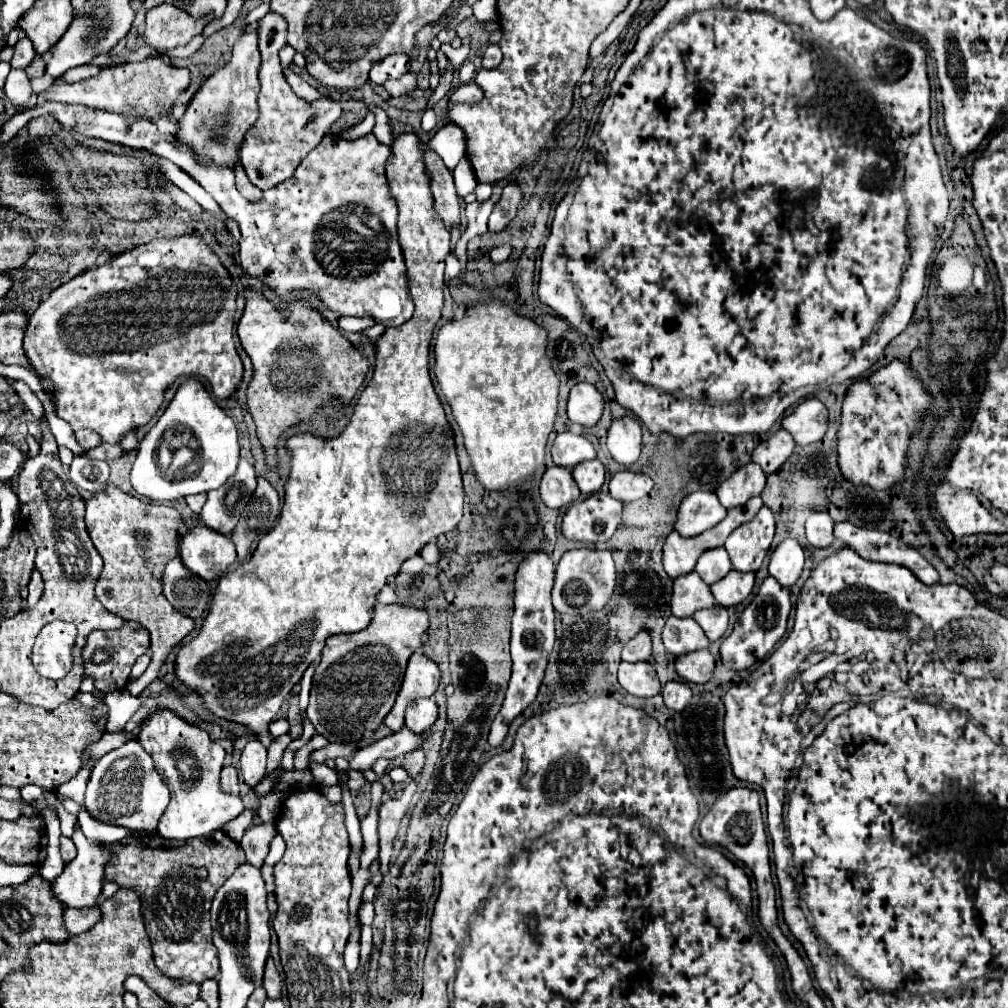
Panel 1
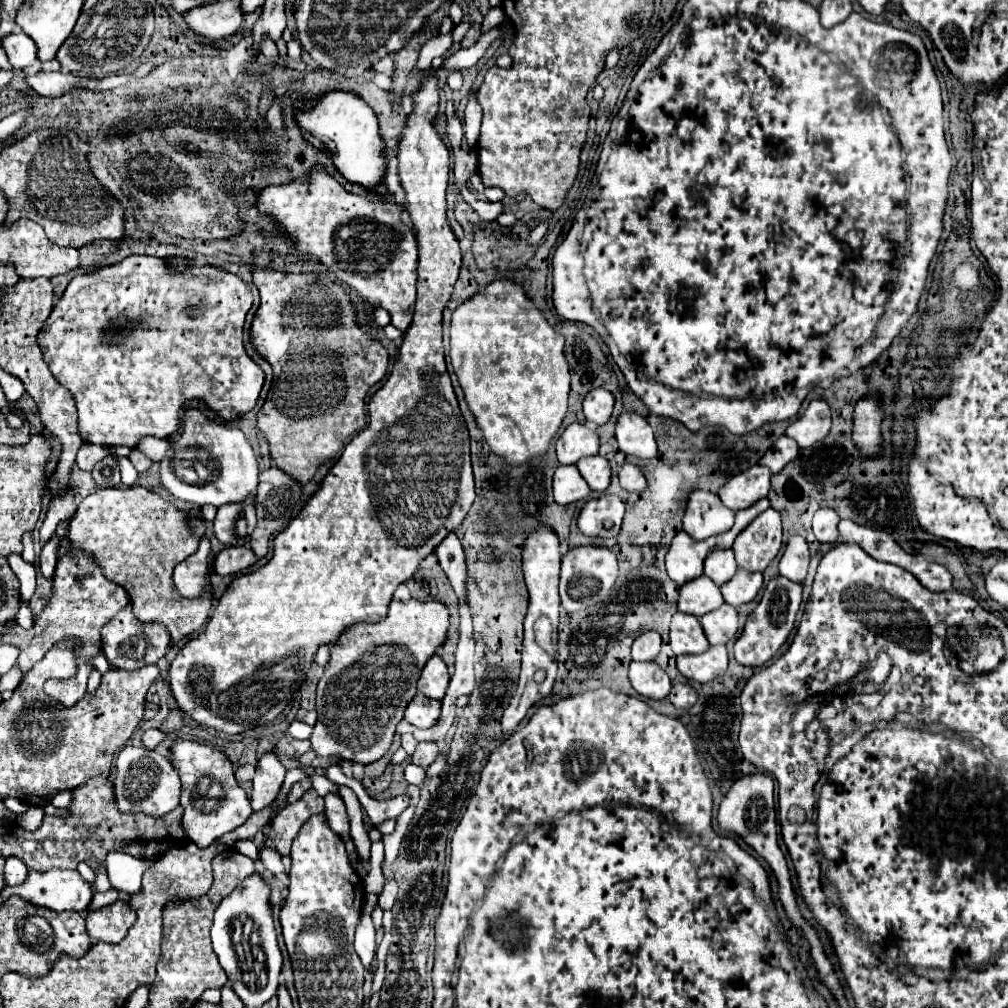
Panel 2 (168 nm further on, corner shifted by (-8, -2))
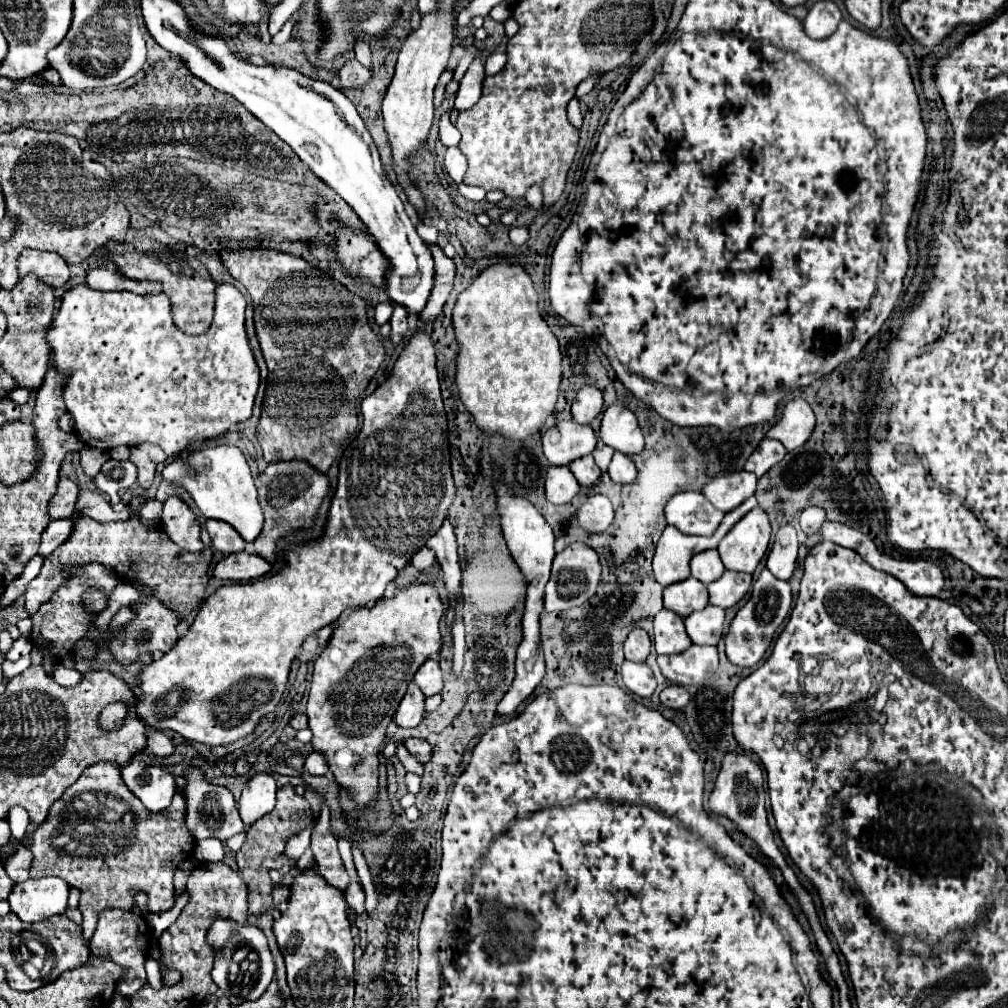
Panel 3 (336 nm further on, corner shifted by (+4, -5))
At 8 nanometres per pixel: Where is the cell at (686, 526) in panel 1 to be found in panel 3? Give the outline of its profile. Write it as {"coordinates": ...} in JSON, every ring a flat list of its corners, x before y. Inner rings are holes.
{"coordinates":[[677,493,665,507,669,525,675,525,685,535,713,535,725,513,715,509,703,493]]}

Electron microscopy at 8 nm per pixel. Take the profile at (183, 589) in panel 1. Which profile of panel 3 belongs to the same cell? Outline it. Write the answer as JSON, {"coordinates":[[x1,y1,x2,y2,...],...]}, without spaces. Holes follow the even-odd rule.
{"coordinates":[[171,495,163,505,163,519,161,527,169,535,171,541,175,541,179,547,187,551,199,551,203,549,201,543,201,523,197,515,175,495]]}

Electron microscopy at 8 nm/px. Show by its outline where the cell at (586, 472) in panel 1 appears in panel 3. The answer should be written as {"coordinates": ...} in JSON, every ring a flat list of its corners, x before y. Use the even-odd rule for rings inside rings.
{"coordinates":[[585,455,585,457,575,459,573,463,569,463,569,469,573,471,573,475,581,487,591,487,601,477,601,469,593,461,593,455]]}

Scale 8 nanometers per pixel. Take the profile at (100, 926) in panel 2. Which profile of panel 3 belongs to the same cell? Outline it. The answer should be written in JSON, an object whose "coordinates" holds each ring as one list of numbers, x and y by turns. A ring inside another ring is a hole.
{"coordinates":[[105,909,99,915,97,931,91,939,91,955,111,959,123,969,123,975,117,981,117,991,125,997,131,997,145,985,145,961,149,957,149,943,151,943,151,933,143,917,139,917,135,911],[139,943,141,943,141,949,139,949]]}

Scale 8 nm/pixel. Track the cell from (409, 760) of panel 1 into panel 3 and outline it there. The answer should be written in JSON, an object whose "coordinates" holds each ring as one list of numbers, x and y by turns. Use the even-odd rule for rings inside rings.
{"coordinates":[[405,739,405,747,421,763,427,763,431,759,431,755,433,755,433,747,425,739]]}

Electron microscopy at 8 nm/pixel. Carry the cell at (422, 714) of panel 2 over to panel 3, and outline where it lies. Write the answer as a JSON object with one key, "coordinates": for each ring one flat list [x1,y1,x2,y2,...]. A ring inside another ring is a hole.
{"coordinates":[[409,683,407,693,401,699,401,705,397,707,397,711,393,715,393,721,399,727,417,727,425,715,423,701,425,701,425,695,421,693,421,689,417,689,417,685]]}

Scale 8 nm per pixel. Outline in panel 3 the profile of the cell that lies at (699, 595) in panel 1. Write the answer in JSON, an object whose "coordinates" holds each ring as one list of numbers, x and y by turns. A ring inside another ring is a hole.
{"coordinates":[[689,577,685,581,679,581,677,585,669,585,663,591,663,603,665,609,687,617,693,611,703,609,709,601,707,601,707,587,697,581,695,577]]}

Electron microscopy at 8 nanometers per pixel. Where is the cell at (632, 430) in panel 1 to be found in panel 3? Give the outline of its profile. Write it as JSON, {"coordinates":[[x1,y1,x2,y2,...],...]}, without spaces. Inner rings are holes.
{"coordinates":[[615,403,605,409,599,435,605,445,625,455,641,453,643,449,643,433,639,429,637,417,623,403]]}

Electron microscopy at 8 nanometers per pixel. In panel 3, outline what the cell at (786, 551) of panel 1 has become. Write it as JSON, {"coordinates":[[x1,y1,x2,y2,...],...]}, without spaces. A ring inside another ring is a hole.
{"coordinates":[[783,525,777,535,775,543,767,555,767,569,777,579,789,579,795,571,797,561,797,533,791,525]]}

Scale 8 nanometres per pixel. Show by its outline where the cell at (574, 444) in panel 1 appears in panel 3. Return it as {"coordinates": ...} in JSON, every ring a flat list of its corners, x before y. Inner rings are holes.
{"coordinates":[[559,421,543,435,545,457,551,465,569,465,571,461,593,453,595,445,597,437,591,425,575,421]]}

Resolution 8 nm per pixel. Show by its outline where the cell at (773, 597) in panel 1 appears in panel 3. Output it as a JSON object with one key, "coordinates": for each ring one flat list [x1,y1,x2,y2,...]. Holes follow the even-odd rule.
{"coordinates":[[763,569,759,579,753,585,749,601,737,611,735,619,729,625,729,633,725,635,727,657,733,665,739,667,755,667,773,641,775,629,785,621,791,607,791,587,787,581,777,579,769,569]]}

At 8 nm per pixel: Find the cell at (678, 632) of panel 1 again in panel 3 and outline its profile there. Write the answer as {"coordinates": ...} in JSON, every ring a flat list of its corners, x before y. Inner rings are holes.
{"coordinates":[[661,609,655,615,655,631,653,631,653,643,655,651,659,655,671,655,671,653,683,653,691,647,691,639,685,631,683,619,667,609]]}

